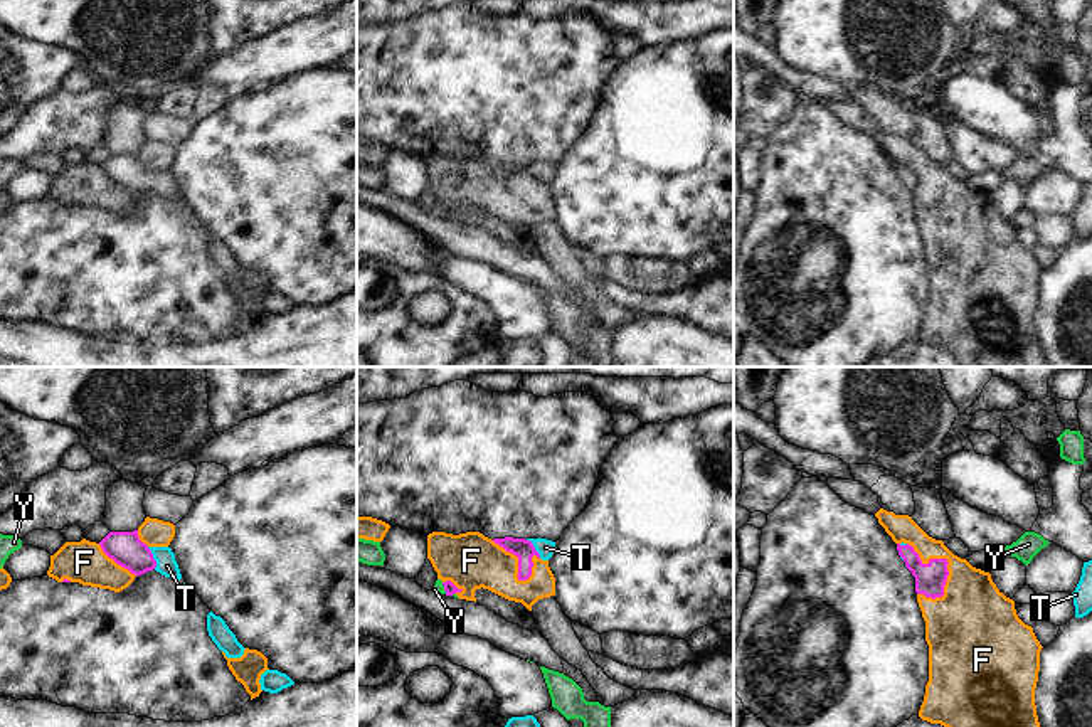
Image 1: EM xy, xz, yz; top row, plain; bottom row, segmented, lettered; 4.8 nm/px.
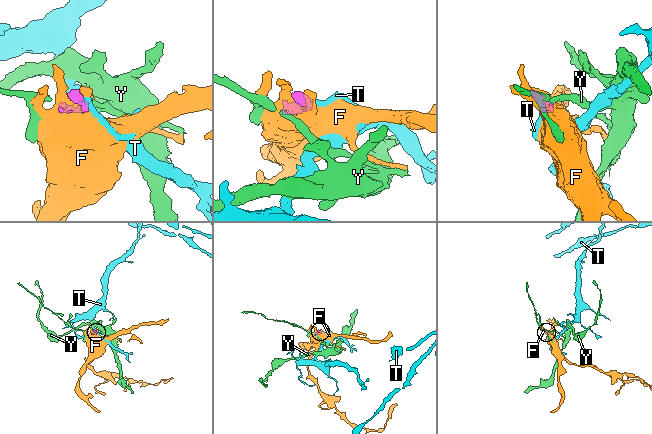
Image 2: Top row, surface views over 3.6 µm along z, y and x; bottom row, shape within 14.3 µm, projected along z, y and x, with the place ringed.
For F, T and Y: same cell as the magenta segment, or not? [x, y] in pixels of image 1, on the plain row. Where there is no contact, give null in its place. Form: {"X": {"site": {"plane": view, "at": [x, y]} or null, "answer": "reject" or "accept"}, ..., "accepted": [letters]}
{"F": {"site": {"plane": "yz", "at": [944, 182]}, "answer": "reject"}, "T": {"site": {"plane": "xy", "at": [152, 180]}, "answer": "accept"}, "Y": {"site": {"plane": "xz", "at": [445, 211]}, "answer": "reject"}, "accepted": ["T"]}

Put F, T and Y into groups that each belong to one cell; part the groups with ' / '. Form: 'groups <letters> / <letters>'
groups F / T / Y

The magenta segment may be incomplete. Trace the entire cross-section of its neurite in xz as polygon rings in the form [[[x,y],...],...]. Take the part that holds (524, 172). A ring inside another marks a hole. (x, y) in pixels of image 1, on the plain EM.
[[[493,162],[495,167],[518,180],[518,204],[527,204],[532,199],[532,180],[549,183],[555,173],[555,165],[547,162]]]

